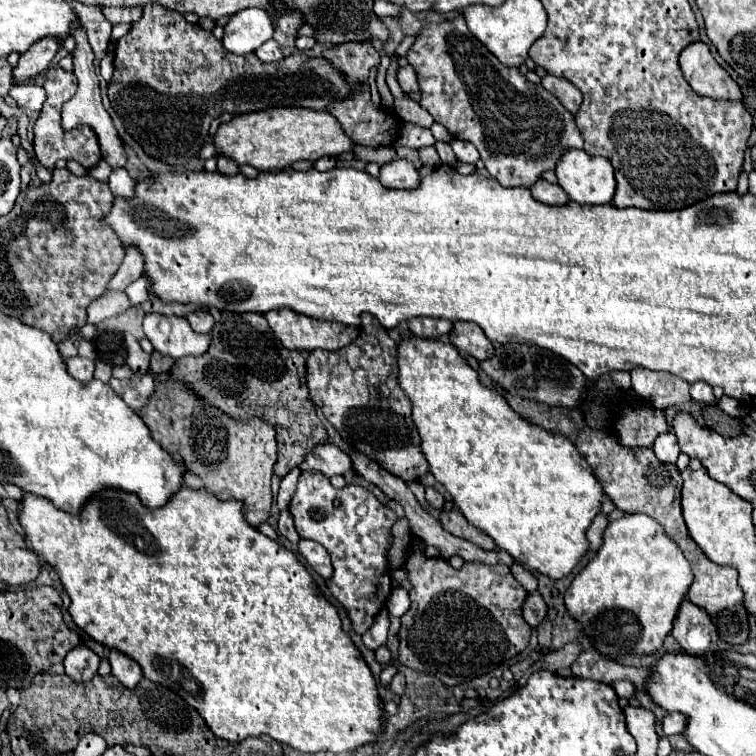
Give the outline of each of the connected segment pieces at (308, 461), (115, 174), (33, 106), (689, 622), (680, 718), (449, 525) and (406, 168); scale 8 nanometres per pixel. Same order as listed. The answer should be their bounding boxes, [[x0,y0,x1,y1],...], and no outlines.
[[299,442,351,476],[109,168,135,200],[9,84,45,110],[671,600,711,650],[661,712,687,736],[439,508,495,550],[379,160,419,188]]

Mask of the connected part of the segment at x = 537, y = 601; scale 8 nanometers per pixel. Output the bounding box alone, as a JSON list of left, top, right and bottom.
[523,590,547,626]

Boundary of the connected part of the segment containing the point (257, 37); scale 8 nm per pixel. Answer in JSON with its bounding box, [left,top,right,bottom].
[223,8,273,54]

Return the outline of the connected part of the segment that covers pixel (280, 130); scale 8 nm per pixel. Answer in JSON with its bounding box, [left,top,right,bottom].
[213,108,353,172]

